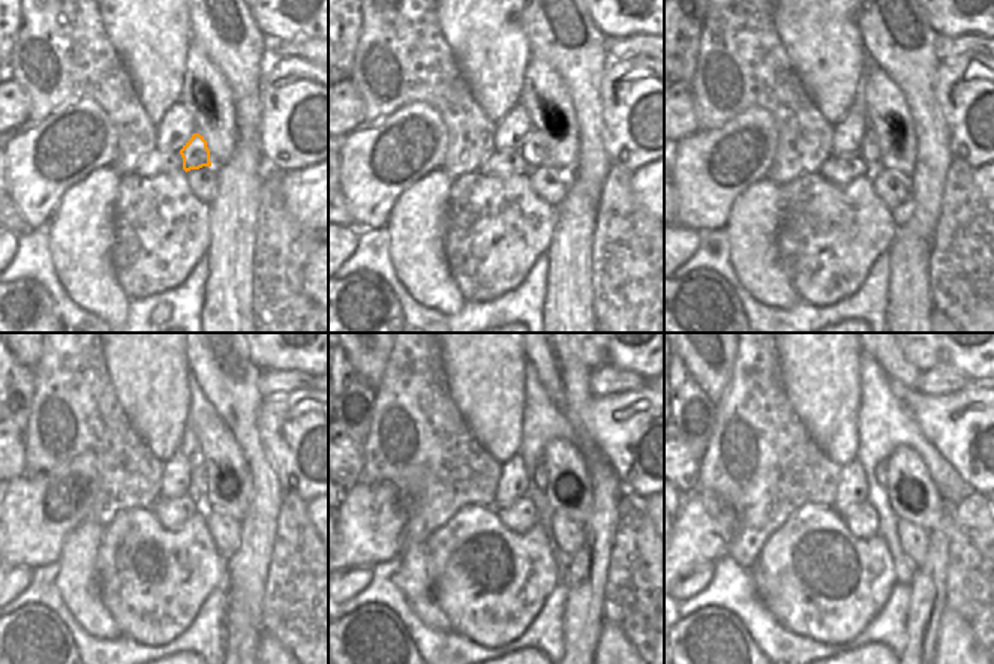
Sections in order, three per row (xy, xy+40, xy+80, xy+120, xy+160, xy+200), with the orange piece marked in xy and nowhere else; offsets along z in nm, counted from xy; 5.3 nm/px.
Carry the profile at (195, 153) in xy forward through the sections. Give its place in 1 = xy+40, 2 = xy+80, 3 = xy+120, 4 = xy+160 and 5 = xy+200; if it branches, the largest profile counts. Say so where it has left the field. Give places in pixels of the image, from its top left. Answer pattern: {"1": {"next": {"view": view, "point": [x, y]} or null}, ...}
{"1": {"next": {"view": "xy+40", "point": [532, 150]}}, "2": {"next": {"view": "xy+80", "point": [868, 152]}}, "3": {"next": {"view": "xy+120", "point": [198, 481]}}, "4": {"next": {"view": "xy+160", "point": [538, 477]}}, "5": {"next": {"view": "xy+200", "point": [880, 468]}}}

